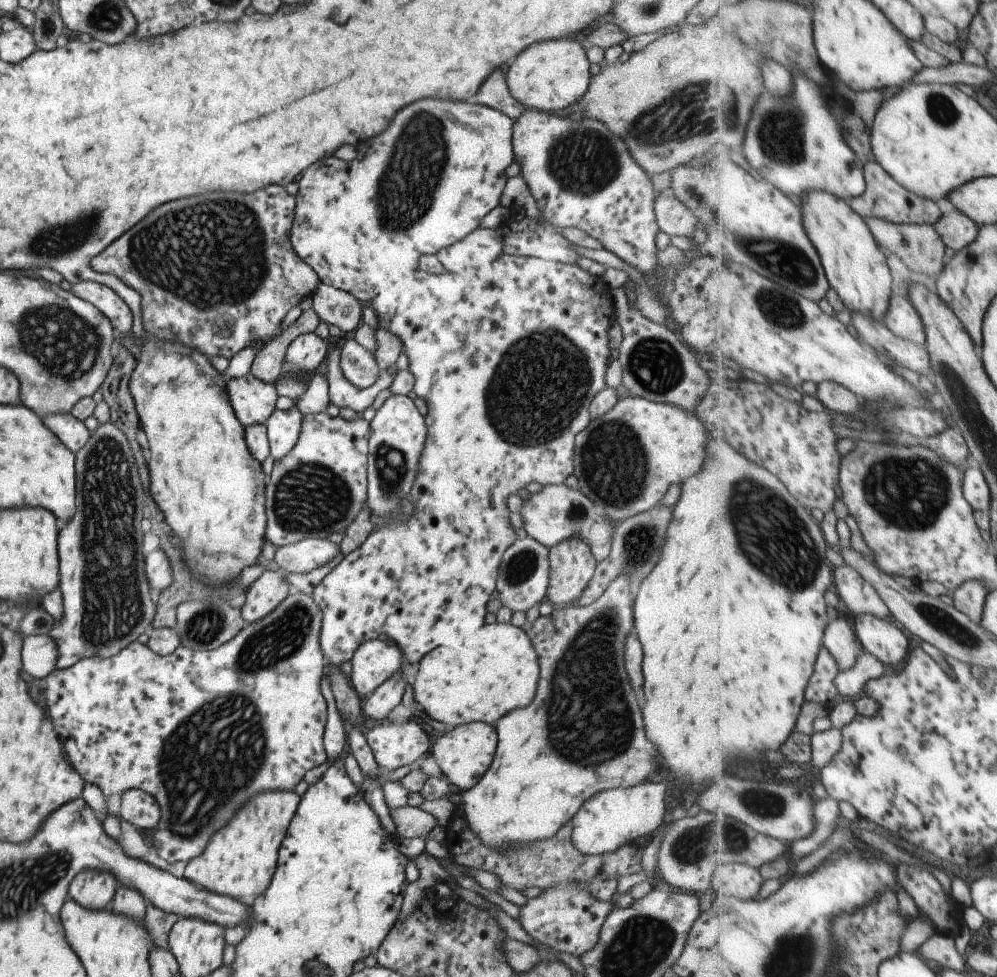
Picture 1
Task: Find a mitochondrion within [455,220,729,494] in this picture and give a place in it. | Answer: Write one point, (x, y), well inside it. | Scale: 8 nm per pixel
(540, 382)

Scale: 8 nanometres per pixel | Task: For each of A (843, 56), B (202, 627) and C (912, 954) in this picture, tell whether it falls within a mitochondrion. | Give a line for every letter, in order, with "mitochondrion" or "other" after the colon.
A: other
B: mitochondrion
C: other

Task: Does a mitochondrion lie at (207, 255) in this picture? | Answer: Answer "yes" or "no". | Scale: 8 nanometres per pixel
yes

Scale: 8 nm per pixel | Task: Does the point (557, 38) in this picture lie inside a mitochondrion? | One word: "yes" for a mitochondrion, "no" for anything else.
no

